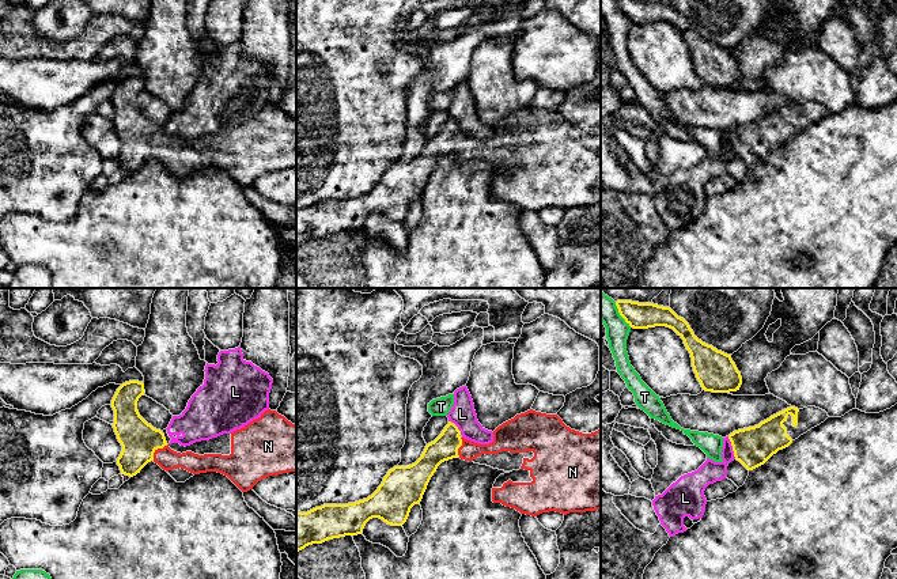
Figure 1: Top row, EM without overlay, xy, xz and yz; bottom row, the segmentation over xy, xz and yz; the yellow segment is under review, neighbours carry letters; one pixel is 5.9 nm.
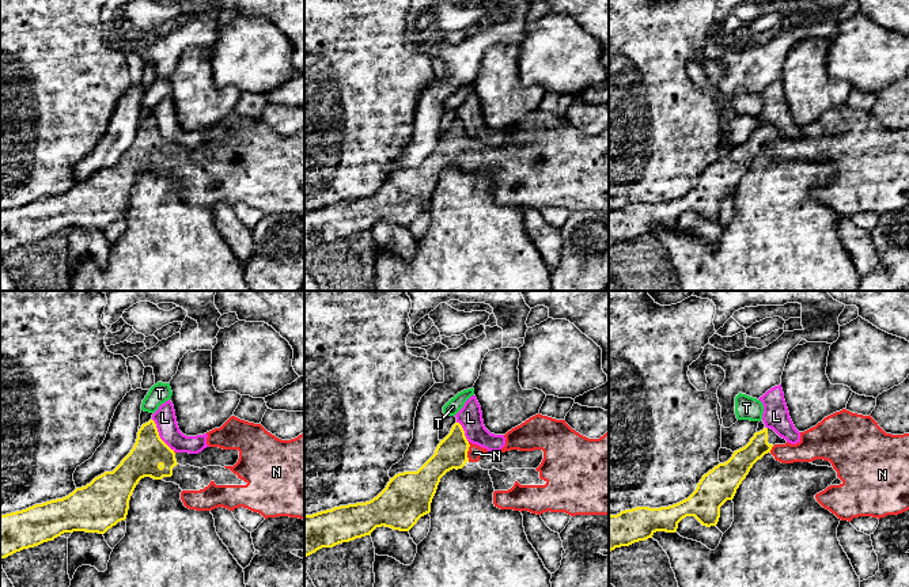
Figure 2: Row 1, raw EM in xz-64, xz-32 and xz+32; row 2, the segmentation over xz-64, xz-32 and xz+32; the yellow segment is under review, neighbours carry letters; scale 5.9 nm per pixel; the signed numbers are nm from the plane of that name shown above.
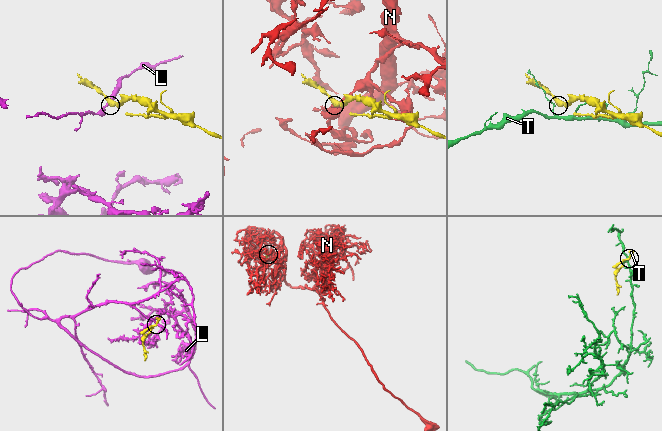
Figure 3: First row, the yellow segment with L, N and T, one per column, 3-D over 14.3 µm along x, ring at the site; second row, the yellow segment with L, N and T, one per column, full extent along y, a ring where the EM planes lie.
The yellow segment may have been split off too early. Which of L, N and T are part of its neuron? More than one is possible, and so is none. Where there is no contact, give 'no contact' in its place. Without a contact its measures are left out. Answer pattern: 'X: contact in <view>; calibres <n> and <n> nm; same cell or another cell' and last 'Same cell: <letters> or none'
L: contact in yz; calibres 240 and 140 nm; another cell
N: contact in xy; calibres 220 and 120 nm; same cell
T: contact in yz; calibres 160 and 160 nm; another cell
Same cell: N

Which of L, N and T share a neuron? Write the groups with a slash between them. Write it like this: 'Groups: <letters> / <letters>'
Groups: L / N / T

